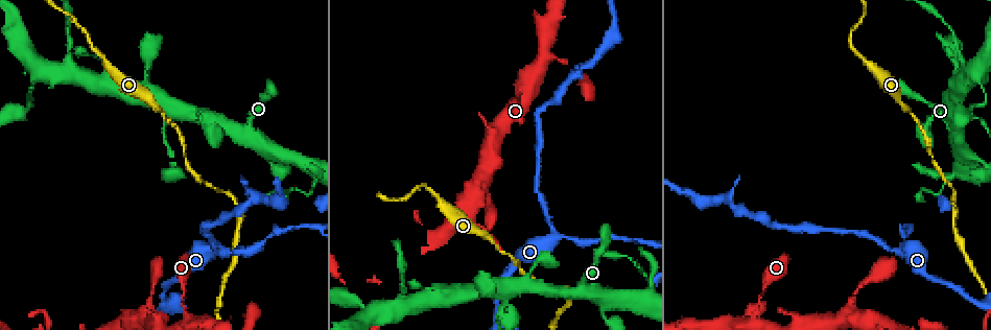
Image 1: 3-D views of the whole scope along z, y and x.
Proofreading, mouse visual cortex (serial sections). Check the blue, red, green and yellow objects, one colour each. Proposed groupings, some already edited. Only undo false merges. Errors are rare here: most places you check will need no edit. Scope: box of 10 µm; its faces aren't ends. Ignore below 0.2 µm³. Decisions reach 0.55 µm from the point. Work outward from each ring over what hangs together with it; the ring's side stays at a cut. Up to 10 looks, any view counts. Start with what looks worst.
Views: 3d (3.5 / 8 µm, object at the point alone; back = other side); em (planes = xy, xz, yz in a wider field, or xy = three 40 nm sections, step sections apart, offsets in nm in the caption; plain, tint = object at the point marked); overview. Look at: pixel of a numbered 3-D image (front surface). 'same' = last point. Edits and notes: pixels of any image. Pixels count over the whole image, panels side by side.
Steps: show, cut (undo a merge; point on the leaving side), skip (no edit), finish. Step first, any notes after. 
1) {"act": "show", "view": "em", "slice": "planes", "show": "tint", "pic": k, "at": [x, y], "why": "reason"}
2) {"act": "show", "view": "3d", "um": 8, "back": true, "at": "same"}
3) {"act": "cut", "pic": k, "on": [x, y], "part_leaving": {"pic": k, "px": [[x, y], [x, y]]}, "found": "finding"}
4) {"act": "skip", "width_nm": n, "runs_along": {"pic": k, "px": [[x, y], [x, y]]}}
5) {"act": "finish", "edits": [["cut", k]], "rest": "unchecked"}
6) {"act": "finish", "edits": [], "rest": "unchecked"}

{"act": "show", "view": "3d", "um": 3.5, "back": true, "pic": 1, "at": [224, 252], "why": "calibre changes"}

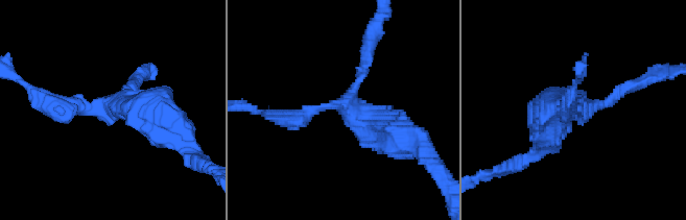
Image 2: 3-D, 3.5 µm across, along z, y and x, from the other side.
{"act": "show", "view": "em", "slice": "xy", "step": 3, "show": "tint", "pic": 2, "at": [582, 108]}

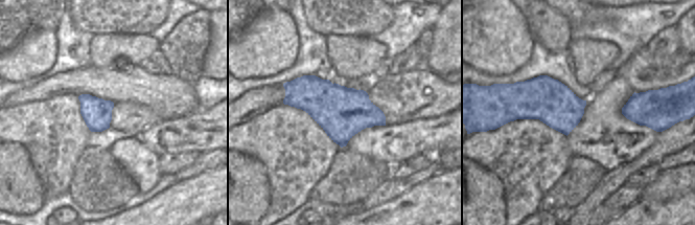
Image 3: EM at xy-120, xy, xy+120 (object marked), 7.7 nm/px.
{"act": "skip", "runs_along": {"pic": 2, "px": [[162, 122], [139, 102], [43, 99]]}, "found": "continuous, no second cell"}

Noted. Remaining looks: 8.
{"act": "show", "view": "3d", "um": 3.5, "pic": 1, "at": [488, 236], "why": "sudden change in width"}

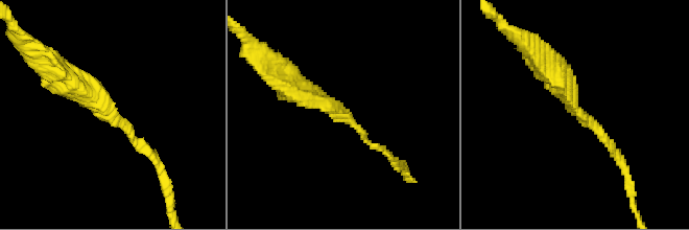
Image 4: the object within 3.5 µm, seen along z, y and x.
{"act": "show", "view": "em", "slice": "xy", "step": 5, "show": "tint", "pic": 4, "at": [105, 116], "why": "now the EM"}

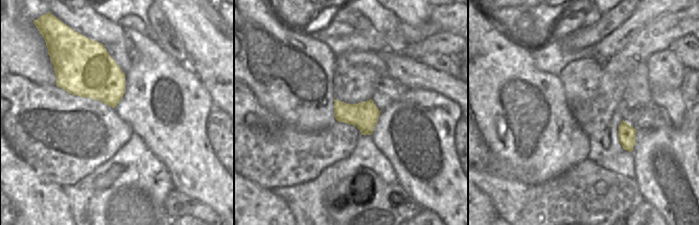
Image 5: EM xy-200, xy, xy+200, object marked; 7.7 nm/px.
{"act": "show", "view": "em", "slice": "xy", "step": 2, "show": "tint", "at": "same", "why": "another direction"}

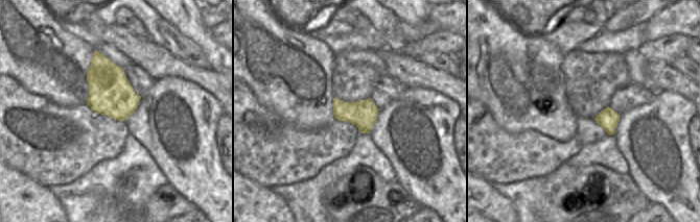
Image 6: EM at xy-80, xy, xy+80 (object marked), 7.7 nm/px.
{"act": "skip", "arm_widths_nm": [100, 350], "found": "continuous, no second cell"}

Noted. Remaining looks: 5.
{"act": "show", "view": "3d", "um": 3.5, "pic": 1, "at": [515, 96], "why": "narrows sharply"}

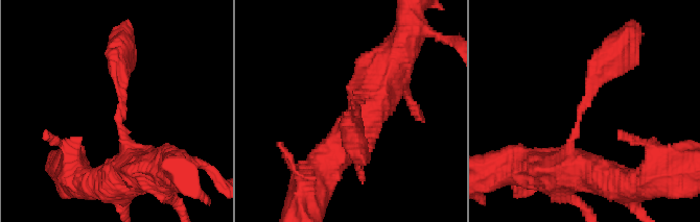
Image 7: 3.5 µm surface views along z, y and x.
{"act": "show", "view": "em", "slice": "planes", "show": "tint", "pic": 7, "at": [352, 104], "why": "shape alone is not enough"}

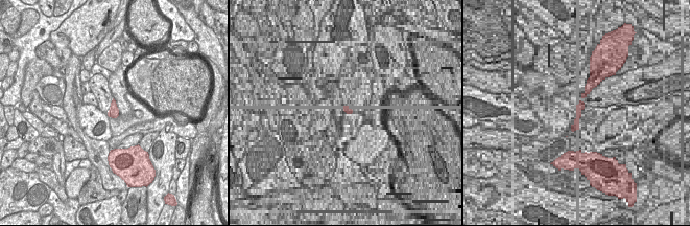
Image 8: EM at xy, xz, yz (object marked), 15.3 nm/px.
{"act": "skip", "runs_along": {"pic": 7, "px": [[608, 57], [570, 141], [589, 173]]}, "found": "one cell here"}

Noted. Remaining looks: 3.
{"act": "show", "view": "3d", "um": 3.5, "pic": 1, "at": [241, 128], "why": "sharp bend"}

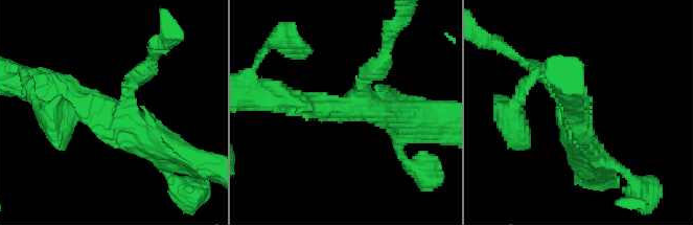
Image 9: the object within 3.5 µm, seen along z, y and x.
{"act": "skip", "runs_along": {"pic": 9, "px": [[376, 69], [350, 107], [280, 98]]}, "found": "one cell here"}

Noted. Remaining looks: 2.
{"act": "finish", "edits": [], "rest": "unchecked"}

